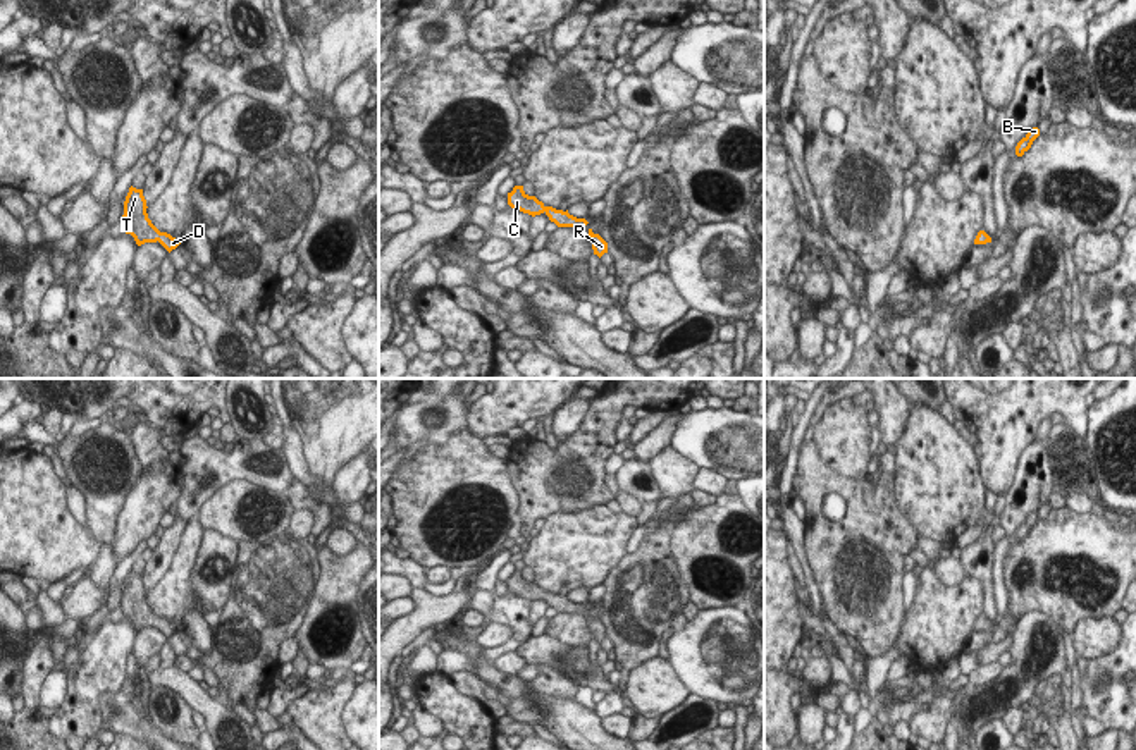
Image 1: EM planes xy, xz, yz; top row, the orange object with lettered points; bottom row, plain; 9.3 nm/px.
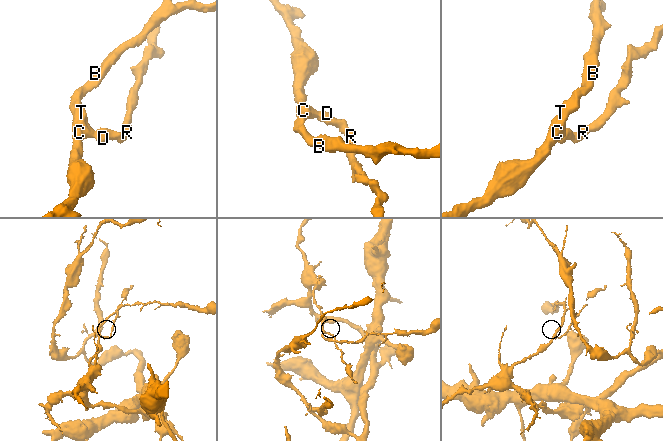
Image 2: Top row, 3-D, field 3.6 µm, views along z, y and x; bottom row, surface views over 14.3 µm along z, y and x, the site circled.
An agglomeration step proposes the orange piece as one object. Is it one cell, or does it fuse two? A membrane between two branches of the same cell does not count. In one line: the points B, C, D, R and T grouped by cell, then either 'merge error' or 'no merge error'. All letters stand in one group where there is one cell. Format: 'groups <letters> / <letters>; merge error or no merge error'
groups B C D R T; no merge error

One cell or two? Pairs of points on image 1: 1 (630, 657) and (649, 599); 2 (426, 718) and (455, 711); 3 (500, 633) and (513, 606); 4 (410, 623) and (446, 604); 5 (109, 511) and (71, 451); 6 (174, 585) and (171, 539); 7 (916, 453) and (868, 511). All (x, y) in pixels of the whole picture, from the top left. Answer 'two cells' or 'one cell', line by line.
1: one cell
2: two cells
3: two cells
4: one cell
5: one cell
6: two cells
7: two cells

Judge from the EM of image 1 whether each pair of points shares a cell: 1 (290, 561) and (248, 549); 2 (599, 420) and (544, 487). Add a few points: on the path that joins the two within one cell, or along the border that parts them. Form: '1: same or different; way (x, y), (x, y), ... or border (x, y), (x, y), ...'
1: same; way (279, 561), (259, 559)
2: same; way (594, 437), (561, 470)

